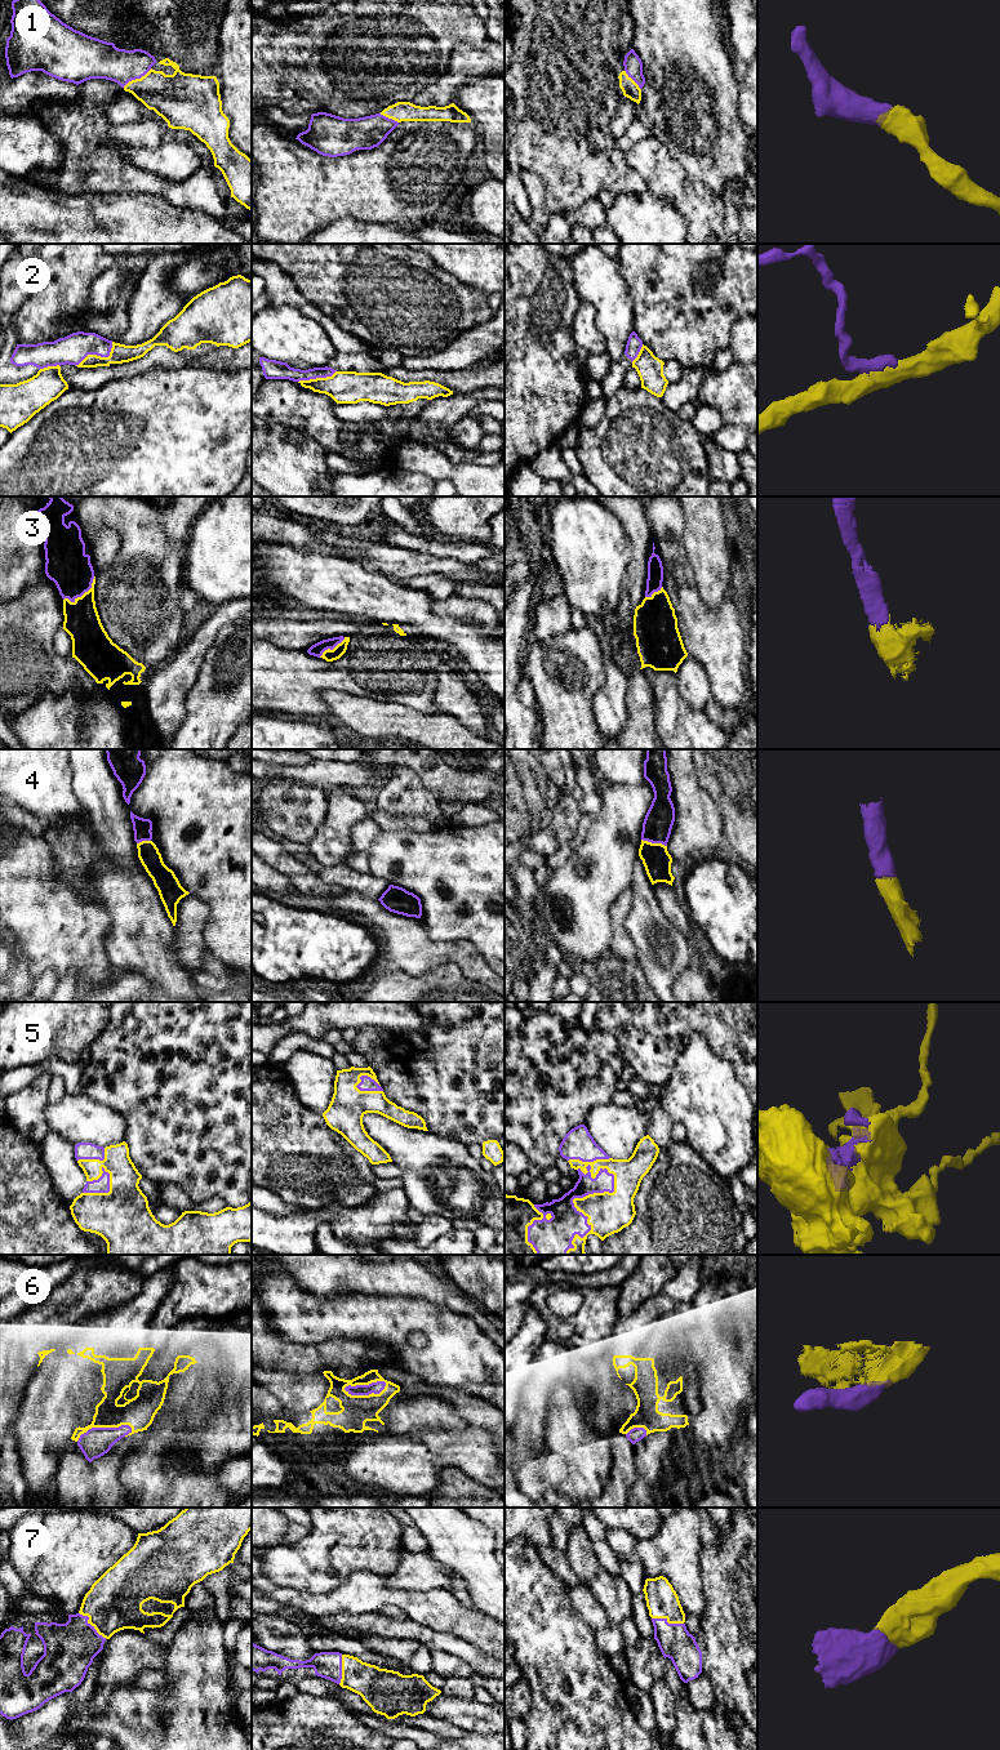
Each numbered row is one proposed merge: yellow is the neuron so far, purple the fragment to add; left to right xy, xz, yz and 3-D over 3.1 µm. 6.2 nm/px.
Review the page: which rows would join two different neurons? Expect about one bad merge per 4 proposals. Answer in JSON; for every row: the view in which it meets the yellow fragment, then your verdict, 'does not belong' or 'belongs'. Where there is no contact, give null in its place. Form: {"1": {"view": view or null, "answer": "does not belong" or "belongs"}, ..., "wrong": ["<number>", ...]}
{"1": {"view": "xy", "answer": "belongs"}, "2": {"view": "xy", "answer": "belongs"}, "3": {"view": "xy", "answer": "belongs"}, "4": {"view": "yz", "answer": "belongs"}, "5": {"view": "yz", "answer": "belongs"}, "6": {"view": "xz", "answer": "belongs"}, "7": {"view": "xy", "answer": "belongs"}, "wrong": []}

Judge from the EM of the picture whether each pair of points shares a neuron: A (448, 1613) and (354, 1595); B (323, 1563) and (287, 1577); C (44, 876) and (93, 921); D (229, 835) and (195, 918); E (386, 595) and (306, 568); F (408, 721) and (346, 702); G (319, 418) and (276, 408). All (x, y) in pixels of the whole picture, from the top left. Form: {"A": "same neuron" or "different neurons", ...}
{"A": "same neuron", "B": "same neuron", "C": "same neuron", "D": "different neurons", "E": "same neuron", "F": "same neuron", "G": "same neuron"}

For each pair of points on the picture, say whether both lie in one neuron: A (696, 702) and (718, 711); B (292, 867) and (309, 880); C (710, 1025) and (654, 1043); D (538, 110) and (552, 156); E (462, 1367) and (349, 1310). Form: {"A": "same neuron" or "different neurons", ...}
{"A": "same neuron", "B": "same neuron", "C": "same neuron", "D": "same neuron", "E": "same neuron"}

